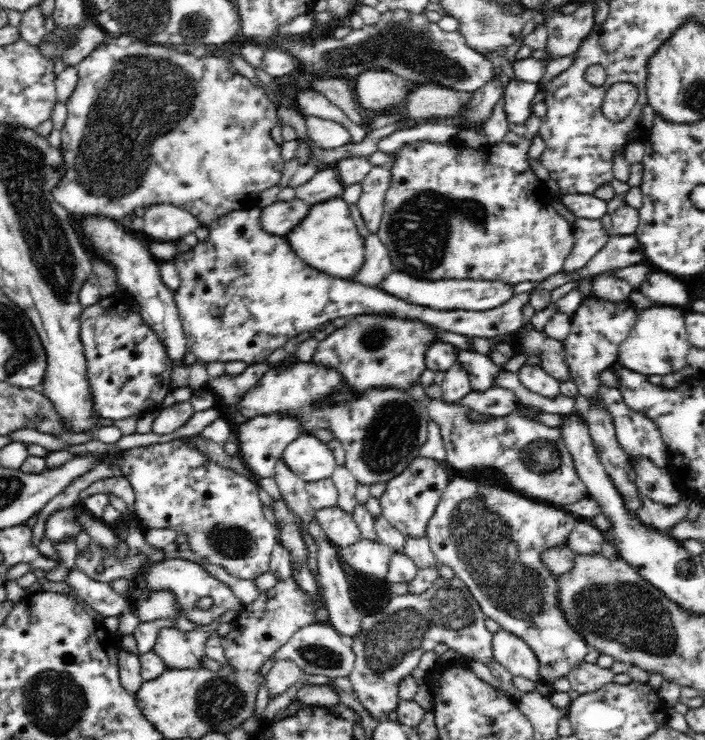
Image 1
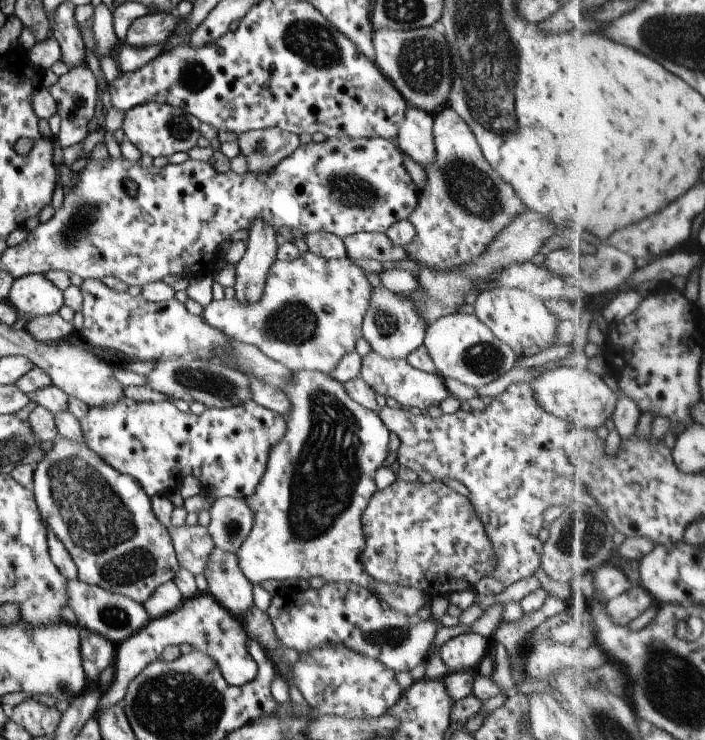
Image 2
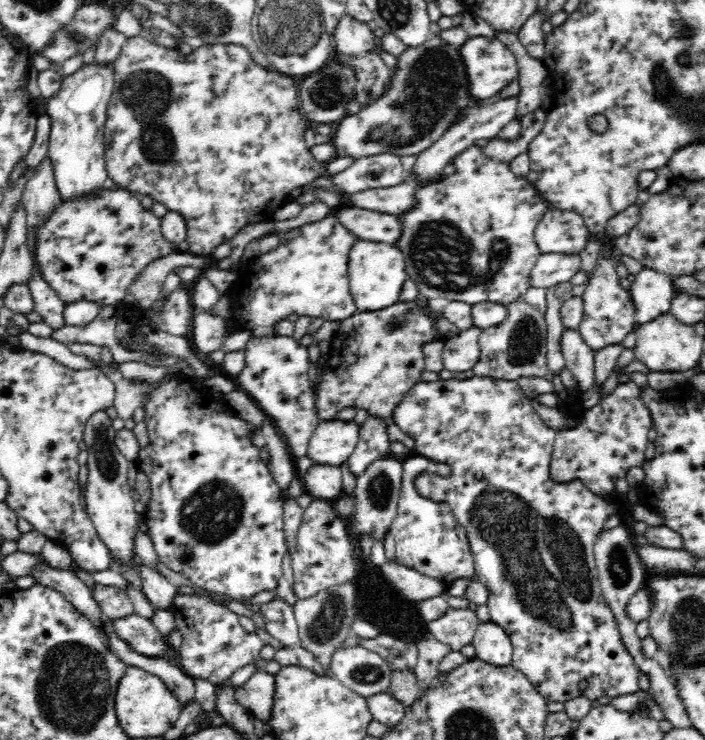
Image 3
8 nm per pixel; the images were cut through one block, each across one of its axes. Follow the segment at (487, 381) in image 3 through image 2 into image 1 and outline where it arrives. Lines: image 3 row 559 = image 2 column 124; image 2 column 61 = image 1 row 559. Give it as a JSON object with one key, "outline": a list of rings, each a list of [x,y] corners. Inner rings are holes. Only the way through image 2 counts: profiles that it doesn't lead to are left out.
{"outline":[[[457,472],[426,526],[425,538],[436,560],[450,566],[455,576],[464,581],[486,618],[496,621],[502,630],[519,636],[530,645],[538,657],[540,679],[554,681],[561,676],[567,677],[570,669],[584,661],[584,656],[590,651],[586,641],[566,621],[562,608],[557,604],[555,574],[542,563],[542,552],[556,546],[568,546],[570,531],[579,520],[560,506],[522,497],[498,481],[468,477]]]}

